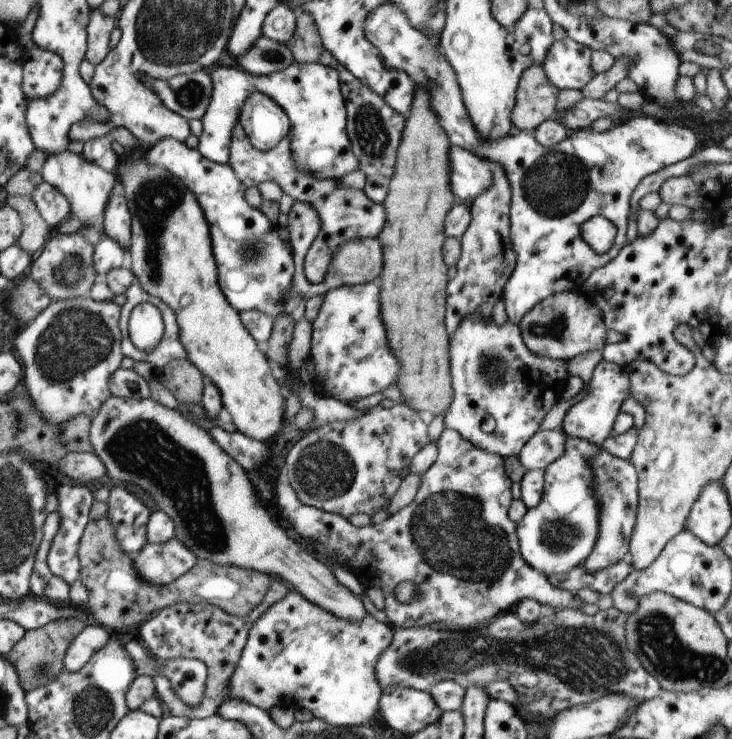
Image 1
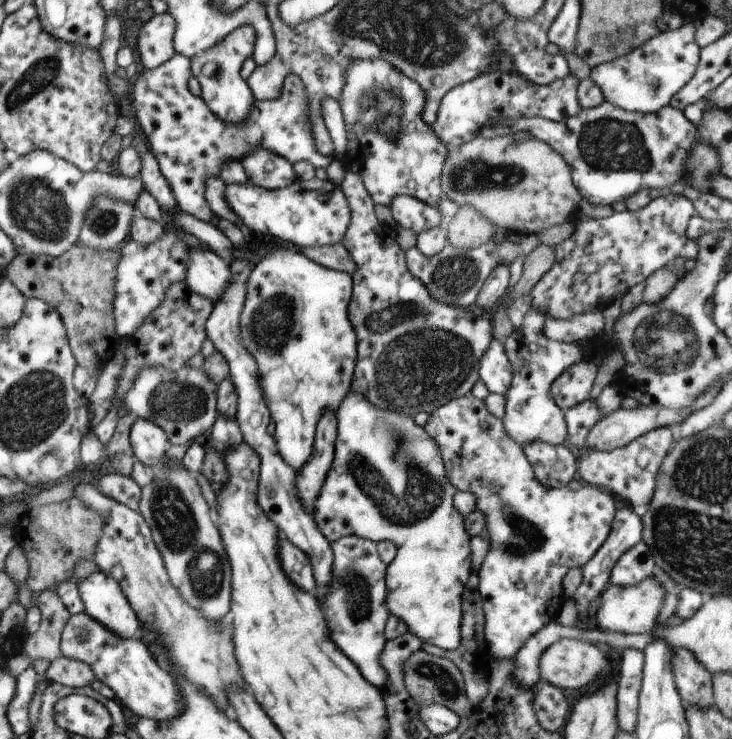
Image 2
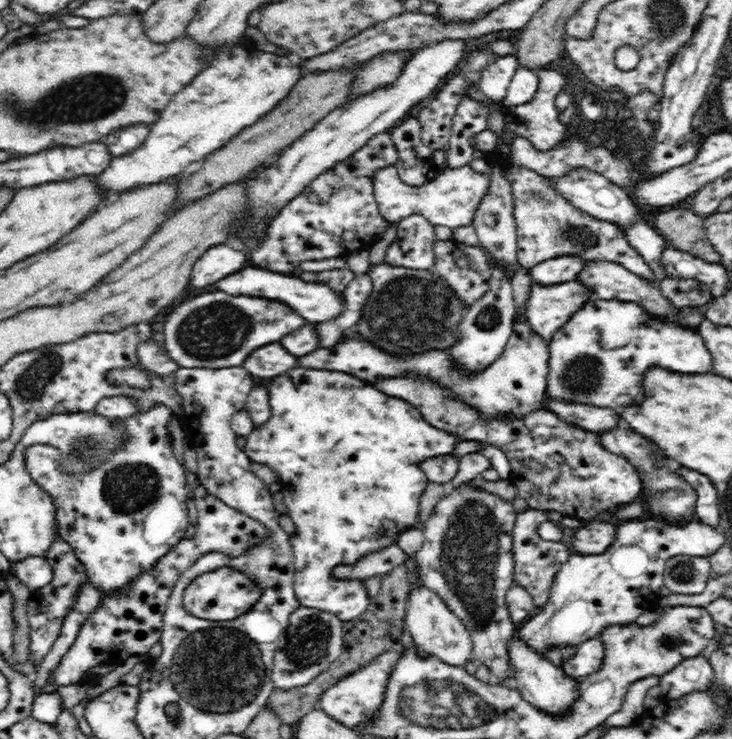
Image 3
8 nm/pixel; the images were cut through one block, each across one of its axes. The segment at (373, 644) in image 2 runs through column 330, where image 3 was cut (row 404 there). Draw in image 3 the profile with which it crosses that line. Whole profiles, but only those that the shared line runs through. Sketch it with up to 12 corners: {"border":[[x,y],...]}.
{"border":[[592,300],[546,342],[552,402],[642,402],[654,364],[710,372],[698,330]]}

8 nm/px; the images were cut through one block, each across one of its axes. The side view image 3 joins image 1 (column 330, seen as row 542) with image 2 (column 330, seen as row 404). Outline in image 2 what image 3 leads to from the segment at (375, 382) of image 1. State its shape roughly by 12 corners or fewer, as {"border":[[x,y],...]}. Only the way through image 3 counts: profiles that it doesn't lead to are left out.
{"border":[[299,248],[251,270],[239,342],[303,470],[351,390],[353,278]]}

